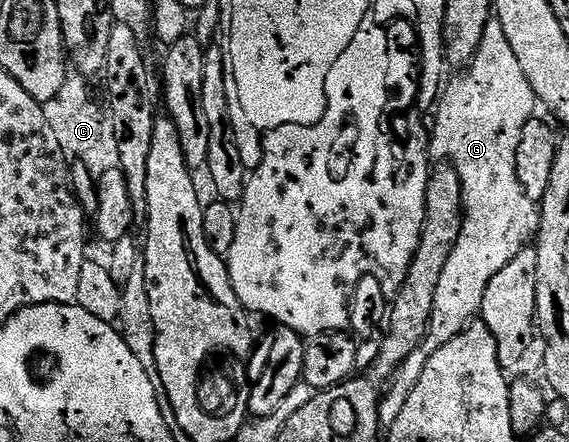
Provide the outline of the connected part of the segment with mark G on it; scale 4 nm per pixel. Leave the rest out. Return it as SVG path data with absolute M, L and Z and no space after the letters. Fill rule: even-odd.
M492 18L485 26L477 54L466 71L456 76L459 77L451 85L446 85L441 103L434 113L435 129L432 127L429 132L429 152L436 161L446 162L455 168L461 178L463 229L453 254L449 254L449 263L445 270L441 270L441 282L437 282L437 298L433 298L433 314L427 336L419 343L417 350L405 358L390 381L391 389L388 392L386 389L380 399L379 422L383 426L397 422L397 417L401 415L409 394L413 394L413 386L417 386L429 358L437 354L445 342L457 338L457 334L461 334L480 315L485 286L493 282L493 274L497 274L497 270L505 270L505 266L509 266L509 262L513 262L513 258L517 258L517 254L521 254L521 250L534 241L539 230L536 201L527 197L517 178L517 146L521 142L521 130L525 130L525 122L536 115L537 101L533 86L529 86L529 78L525 78L525 70L521 70L521 62L517 62L517 54L513 54L513 46L509 46L509 38L505 38L505 30L498 18Z

